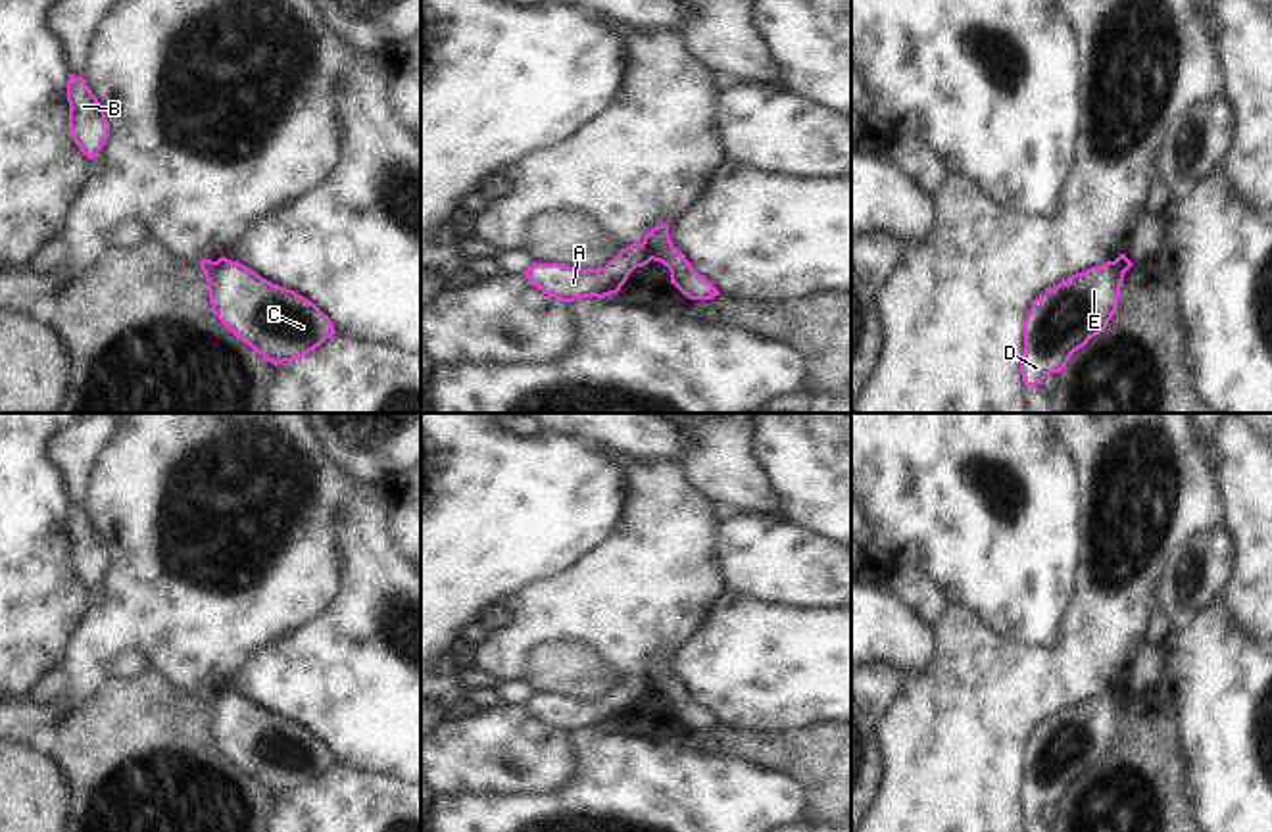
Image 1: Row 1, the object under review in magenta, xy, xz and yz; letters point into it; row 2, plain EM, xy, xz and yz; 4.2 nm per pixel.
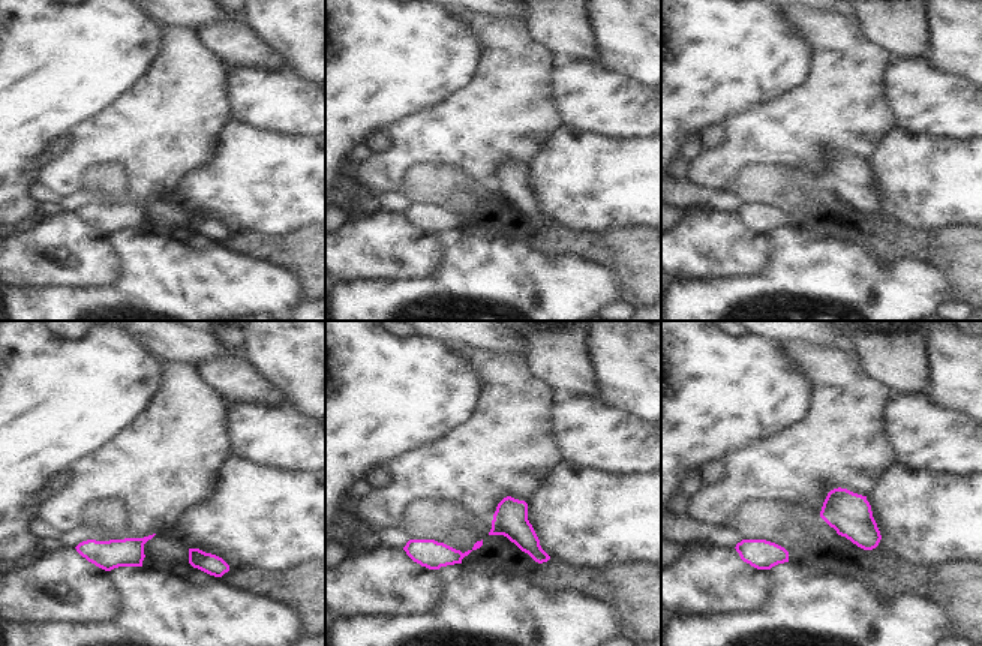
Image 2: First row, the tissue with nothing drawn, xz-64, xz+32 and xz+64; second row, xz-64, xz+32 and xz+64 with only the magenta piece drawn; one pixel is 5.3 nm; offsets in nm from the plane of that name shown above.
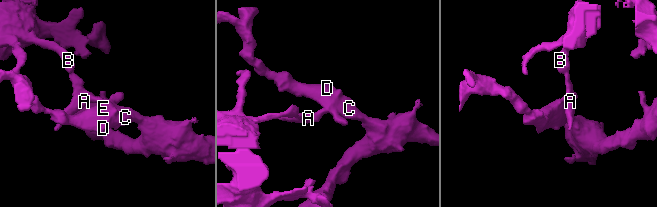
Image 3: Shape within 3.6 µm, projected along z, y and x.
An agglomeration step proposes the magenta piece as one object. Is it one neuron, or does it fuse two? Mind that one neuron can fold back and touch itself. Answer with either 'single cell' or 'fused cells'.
fused cells

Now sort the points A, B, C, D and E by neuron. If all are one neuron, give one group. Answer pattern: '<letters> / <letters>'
A B / C D E

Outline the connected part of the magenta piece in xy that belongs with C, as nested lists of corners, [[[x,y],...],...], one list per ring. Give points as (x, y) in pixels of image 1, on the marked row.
[[[221,256],[204,275],[217,319],[275,367],[307,355],[336,334],[313,302],[238,261]]]

